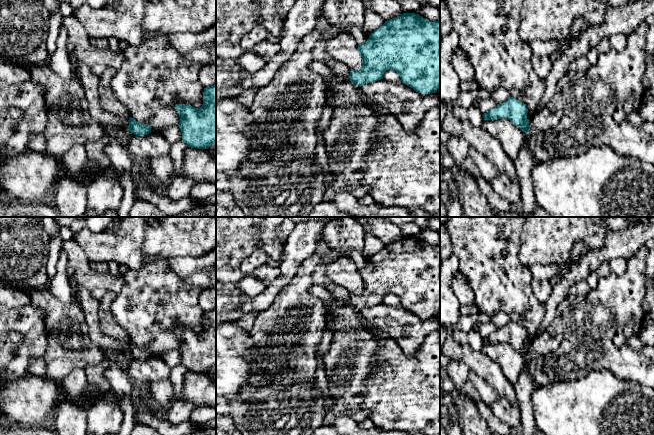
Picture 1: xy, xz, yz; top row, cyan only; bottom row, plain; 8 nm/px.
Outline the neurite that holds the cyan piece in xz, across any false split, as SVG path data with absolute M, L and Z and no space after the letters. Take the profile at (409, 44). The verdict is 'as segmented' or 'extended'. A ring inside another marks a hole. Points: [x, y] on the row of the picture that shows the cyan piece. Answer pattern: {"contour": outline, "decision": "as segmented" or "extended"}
{"contour": "M403 13L400 16L385 21L383 25L370 34L369 39L358 45L362 57L362 68L350 71L350 81L361 87L383 79L386 70L396 71L403 84L413 88L422 95L436 93L440 88L440 21L429 21L419 14Z", "decision": "as segmented"}

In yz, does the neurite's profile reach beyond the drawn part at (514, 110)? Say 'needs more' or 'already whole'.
already whole

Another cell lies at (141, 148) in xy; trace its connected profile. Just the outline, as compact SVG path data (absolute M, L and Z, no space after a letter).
M127 129L121 134L125 147L137 162L168 154L171 147L171 143L160 133L151 132L144 136L136 136Z

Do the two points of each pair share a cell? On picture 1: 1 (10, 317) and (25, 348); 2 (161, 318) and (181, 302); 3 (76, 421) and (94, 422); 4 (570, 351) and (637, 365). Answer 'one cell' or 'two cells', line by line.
1: one cell
2: one cell
3: two cells
4: one cell

